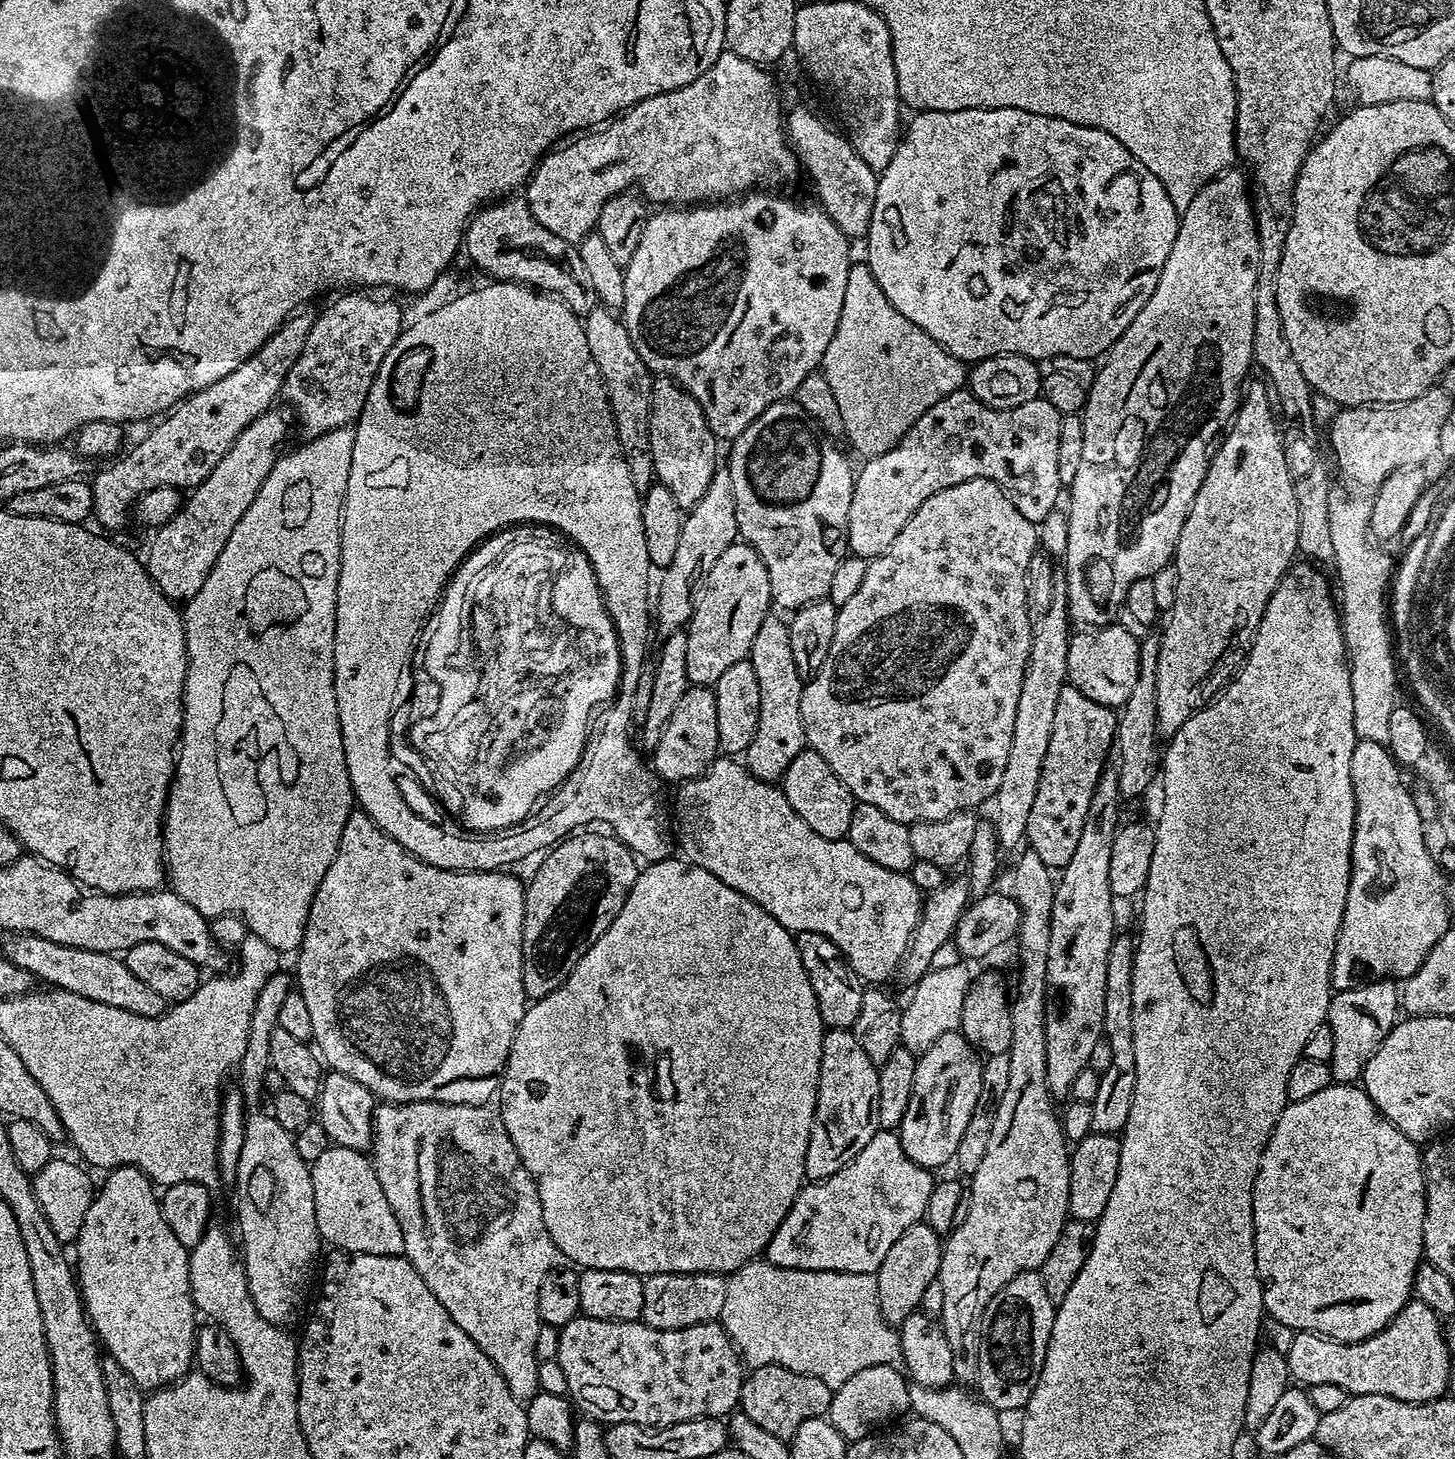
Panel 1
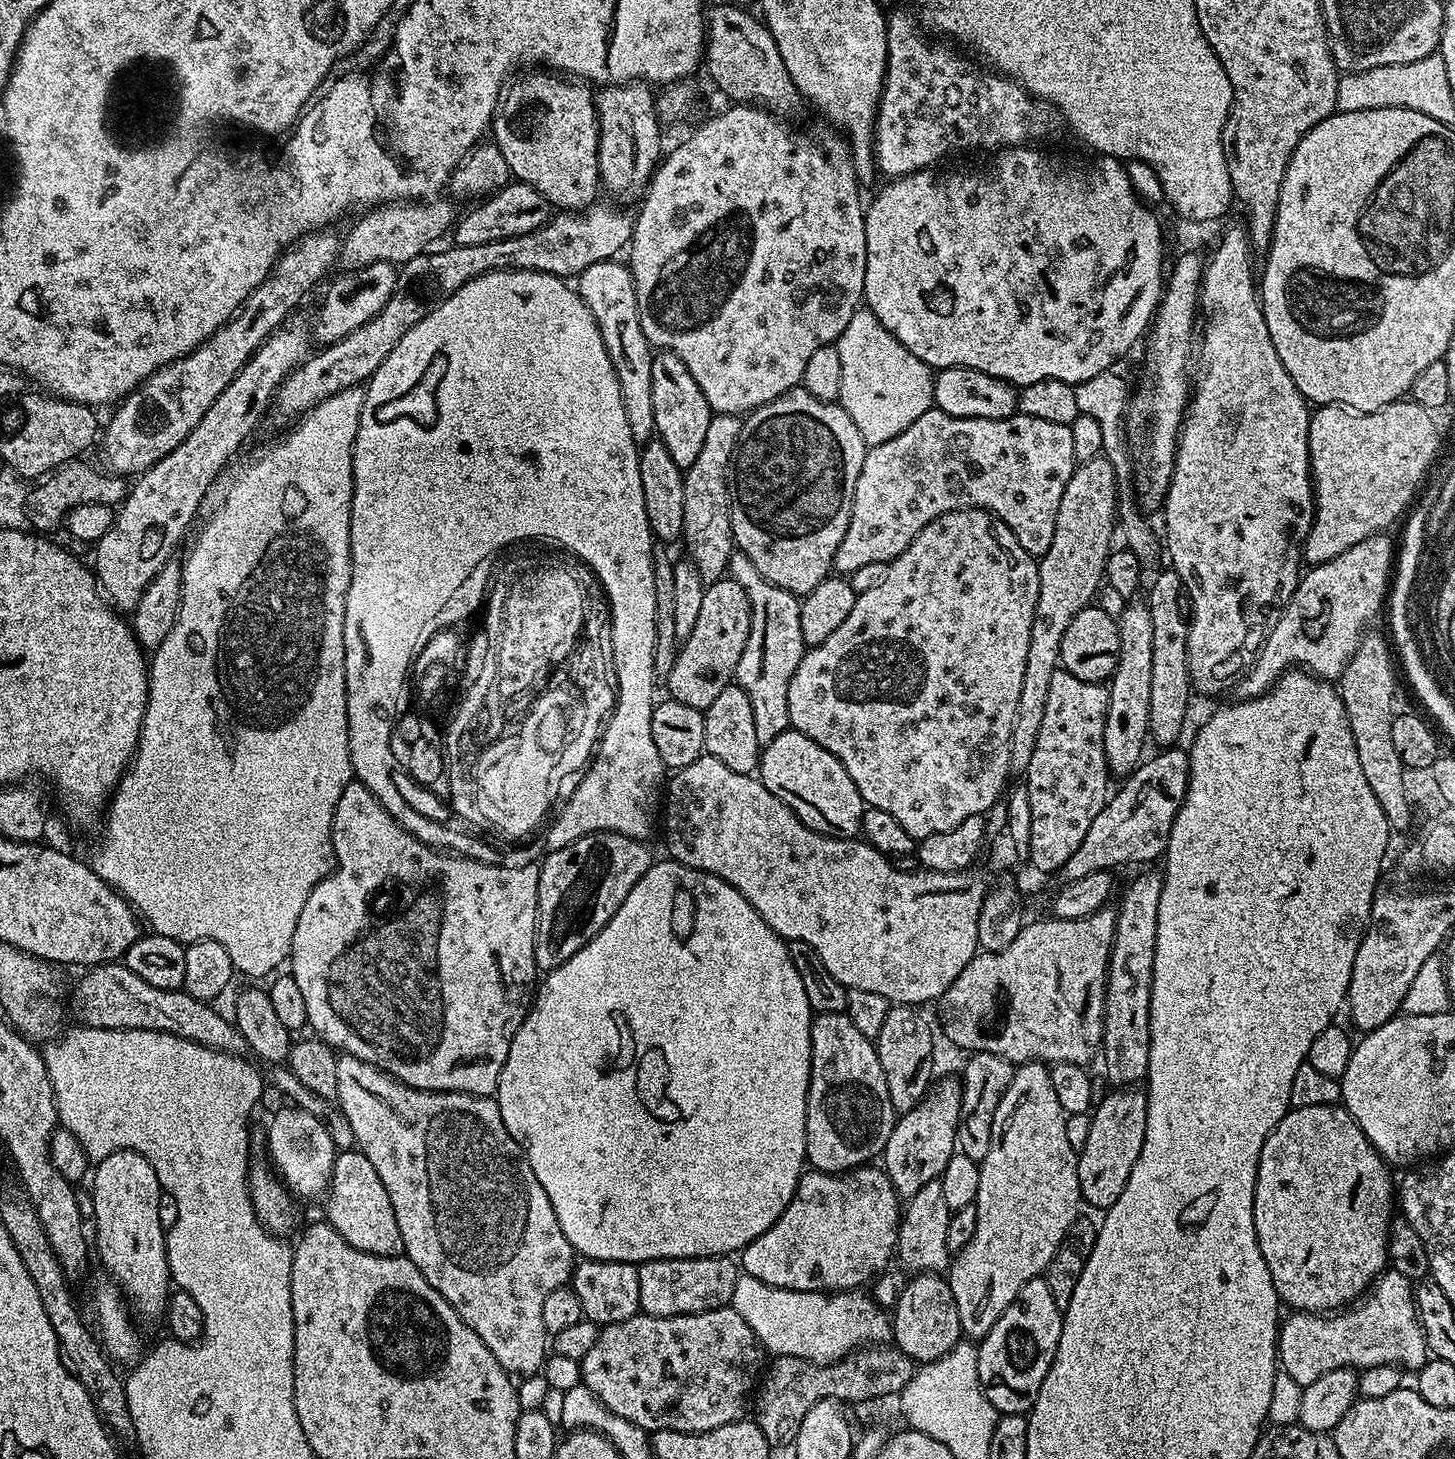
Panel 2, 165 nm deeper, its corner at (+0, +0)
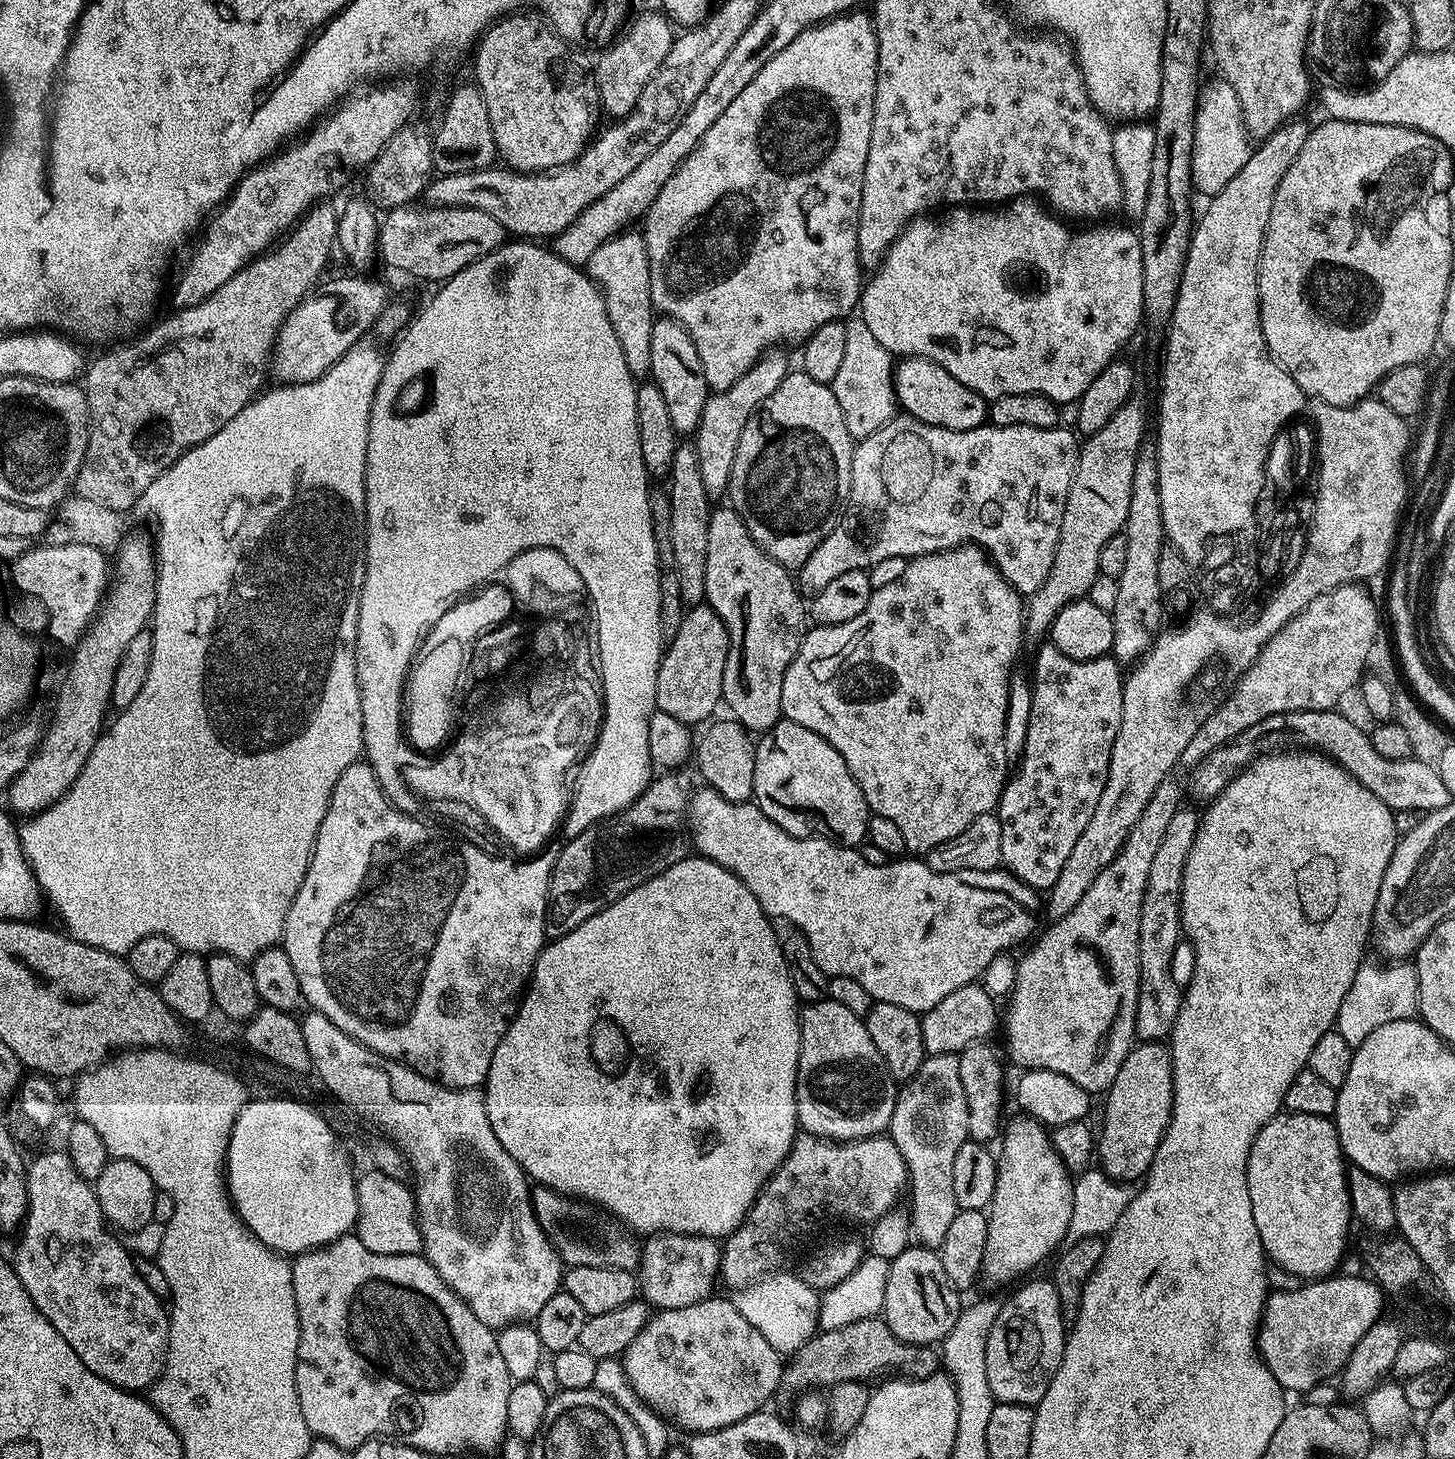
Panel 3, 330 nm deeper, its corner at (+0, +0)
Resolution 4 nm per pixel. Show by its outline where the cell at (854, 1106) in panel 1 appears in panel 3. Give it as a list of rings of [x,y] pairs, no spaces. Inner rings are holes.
[[[822,999],[808,1002],[803,1005],[800,1014],[800,1057],[798,1058],[798,1070],[796,1071],[796,1119],[799,1127],[809,1136],[821,1136],[823,1140],[865,1140],[871,1136],[879,1136],[887,1133],[888,1123],[892,1121],[894,1106],[896,1105],[896,1093],[898,1081],[890,1074],[882,1054],[878,1054],[878,1046],[874,1046],[874,1038],[870,1038],[870,1030],[867,1023],[861,1017],[850,1014],[846,1006],[838,1006],[838,1002],[830,999]]]

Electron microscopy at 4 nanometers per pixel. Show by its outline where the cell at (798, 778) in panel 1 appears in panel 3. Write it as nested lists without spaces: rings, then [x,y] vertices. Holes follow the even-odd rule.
[[[781,718],[755,741],[754,802],[786,834],[816,836],[845,846],[865,843],[868,834],[868,803],[842,754],[814,730]]]

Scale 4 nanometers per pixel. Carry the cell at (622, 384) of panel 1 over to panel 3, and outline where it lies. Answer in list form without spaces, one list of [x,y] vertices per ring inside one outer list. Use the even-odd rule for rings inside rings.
[[[625,230],[612,236],[594,254],[590,254],[586,271],[597,284],[606,302],[606,314],[610,314],[610,326],[614,326],[614,334],[618,334],[618,343],[622,346],[622,355],[626,358],[626,366],[630,366],[630,374],[634,378],[644,378],[652,371],[650,366],[650,330],[653,329],[654,309],[650,298],[650,262],[646,254],[646,242],[639,231]]]

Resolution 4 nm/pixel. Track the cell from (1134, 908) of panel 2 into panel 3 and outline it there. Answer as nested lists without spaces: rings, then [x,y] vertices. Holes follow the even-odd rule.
[[[1181,806],[1169,823],[1166,835],[1162,837],[1154,862],[1150,862],[1150,878],[1146,878],[1146,894],[1142,898],[1142,922],[1138,922],[1138,962],[1140,963],[1140,985],[1138,986],[1138,1010],[1136,1011],[1136,1040],[1140,1042],[1164,1042],[1171,1037],[1172,1027],[1180,1013],[1184,1001],[1182,984],[1172,973],[1172,963],[1176,960],[1176,947],[1182,944],[1180,926],[1180,895],[1182,894],[1182,874],[1190,846],[1194,846],[1196,832],[1200,828],[1200,816],[1194,809]]]

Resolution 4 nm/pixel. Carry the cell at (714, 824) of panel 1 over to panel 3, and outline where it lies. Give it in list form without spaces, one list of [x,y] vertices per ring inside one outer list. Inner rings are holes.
[[[700,786],[700,789],[693,791],[688,805],[687,823],[690,825],[690,840],[694,845],[695,851],[708,860],[718,862],[730,874],[734,874],[744,885],[754,898],[762,906],[762,910],[773,921],[785,920],[795,931],[801,932],[810,942],[810,950],[814,954],[814,962],[822,966],[822,970],[829,978],[834,976],[845,976],[854,978],[854,982],[859,982],[869,994],[873,1001],[890,1002],[894,1006],[902,1006],[906,1010],[923,1014],[938,1006],[942,998],[947,998],[954,994],[954,990],[962,990],[962,986],[975,984],[981,979],[990,966],[996,955],[1000,952],[1007,952],[1012,948],[1011,944],[1016,944],[1019,940],[1024,940],[1036,928],[1036,919],[1042,916],[1042,896],[1039,891],[1030,886],[1026,886],[1019,878],[1013,876],[1007,870],[995,868],[994,870],[958,870],[957,872],[936,872],[923,859],[920,858],[896,858],[886,866],[870,866],[866,858],[862,858],[859,850],[852,846],[836,844],[832,840],[819,840],[816,836],[795,836],[786,834],[782,826],[770,822],[766,818],[764,811],[755,802],[745,802],[735,804],[722,794],[718,794],[714,789],[707,786]]]

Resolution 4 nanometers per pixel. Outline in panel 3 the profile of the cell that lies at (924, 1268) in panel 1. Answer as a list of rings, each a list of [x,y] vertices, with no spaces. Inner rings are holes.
[[[957,1053],[928,1056],[918,1074],[897,1091],[887,1135],[898,1146],[908,1167],[910,1196],[912,1192],[910,1227],[915,1239],[925,1248],[939,1249],[950,1222],[954,1222],[954,1214],[961,1210],[954,1194],[954,1158],[969,1140],[966,1090],[962,1090]]]

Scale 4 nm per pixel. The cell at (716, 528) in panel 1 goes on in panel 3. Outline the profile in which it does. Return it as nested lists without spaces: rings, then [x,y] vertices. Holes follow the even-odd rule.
[[[780,346],[769,348],[749,372],[742,374],[742,378],[734,382],[734,386],[709,395],[706,410],[702,410],[700,426],[694,433],[698,474],[702,474],[702,486],[706,486],[709,498],[723,497],[727,493],[730,470],[734,470],[734,454],[738,454],[738,438],[742,438],[746,422],[750,422],[756,407],[766,398],[770,398],[770,394],[774,394],[774,390],[778,390],[778,386],[788,377],[790,365],[788,356],[783,351],[785,349]]]

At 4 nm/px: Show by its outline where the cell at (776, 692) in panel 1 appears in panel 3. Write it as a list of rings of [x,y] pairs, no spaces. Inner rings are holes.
[[[731,506],[713,507],[710,514],[704,598],[728,629],[723,703],[749,733],[769,732],[782,718],[782,678],[804,640],[806,600],[793,573],[750,538],[746,522]]]

